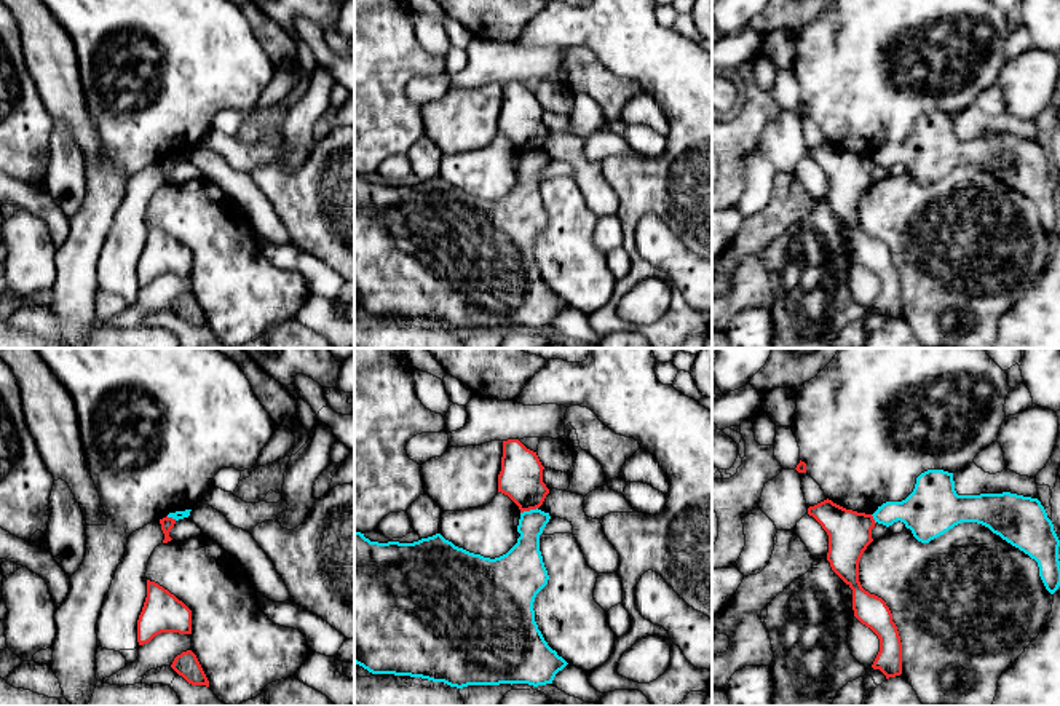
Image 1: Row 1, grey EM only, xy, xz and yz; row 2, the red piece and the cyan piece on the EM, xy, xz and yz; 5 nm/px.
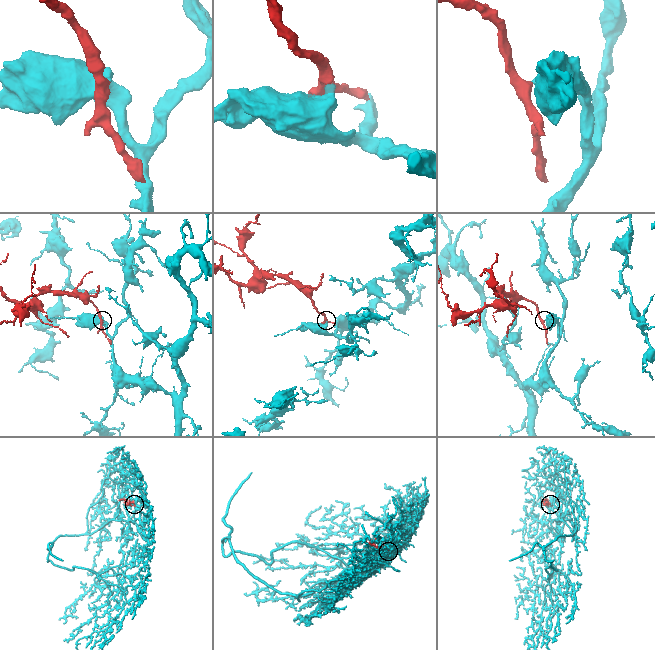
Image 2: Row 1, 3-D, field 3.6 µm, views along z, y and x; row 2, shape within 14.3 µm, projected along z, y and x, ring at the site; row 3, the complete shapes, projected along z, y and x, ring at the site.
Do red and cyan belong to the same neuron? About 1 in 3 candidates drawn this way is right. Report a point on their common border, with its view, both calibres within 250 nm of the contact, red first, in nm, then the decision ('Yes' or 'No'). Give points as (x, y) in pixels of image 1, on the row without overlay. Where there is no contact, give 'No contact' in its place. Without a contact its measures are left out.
Touches red at xz (529, 152). Thickness 220 nm (red) against 180 nm. No

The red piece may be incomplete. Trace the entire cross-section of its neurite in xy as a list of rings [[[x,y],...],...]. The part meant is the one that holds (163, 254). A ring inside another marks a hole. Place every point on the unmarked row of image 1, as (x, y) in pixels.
[[[147,222],[147,240],[137,262],[137,284],[148,286],[161,275],[192,276],[192,252],[168,232]]]

